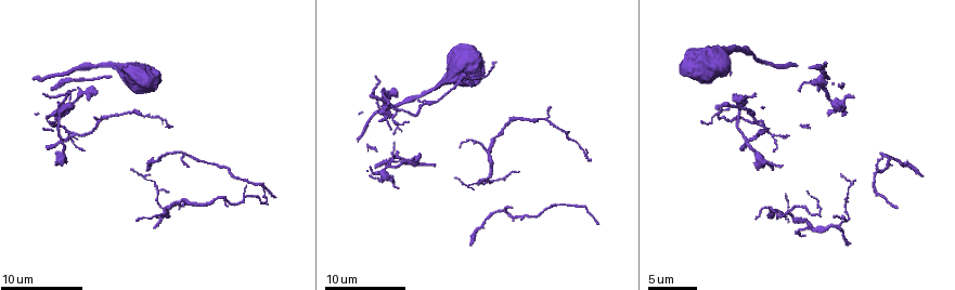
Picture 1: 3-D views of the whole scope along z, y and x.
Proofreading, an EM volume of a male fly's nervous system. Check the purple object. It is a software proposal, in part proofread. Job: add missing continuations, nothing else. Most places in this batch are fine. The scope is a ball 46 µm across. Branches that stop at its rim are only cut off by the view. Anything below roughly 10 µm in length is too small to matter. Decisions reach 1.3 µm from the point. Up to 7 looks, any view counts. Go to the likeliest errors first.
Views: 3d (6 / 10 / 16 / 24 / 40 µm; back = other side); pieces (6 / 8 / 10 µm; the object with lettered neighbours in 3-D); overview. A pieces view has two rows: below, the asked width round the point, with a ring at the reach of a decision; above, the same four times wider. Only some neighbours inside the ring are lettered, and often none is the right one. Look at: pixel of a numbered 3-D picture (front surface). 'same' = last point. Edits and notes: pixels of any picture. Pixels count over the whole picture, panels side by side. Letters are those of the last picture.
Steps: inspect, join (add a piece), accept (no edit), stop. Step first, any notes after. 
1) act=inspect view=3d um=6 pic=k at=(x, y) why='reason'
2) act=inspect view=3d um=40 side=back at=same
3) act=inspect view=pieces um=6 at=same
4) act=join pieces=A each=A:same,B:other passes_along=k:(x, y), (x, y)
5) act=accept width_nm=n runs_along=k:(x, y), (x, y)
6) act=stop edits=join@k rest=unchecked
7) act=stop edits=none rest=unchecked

act=inspect view=pieces um=8 pic=1 at=(493, 63) why='an open end'

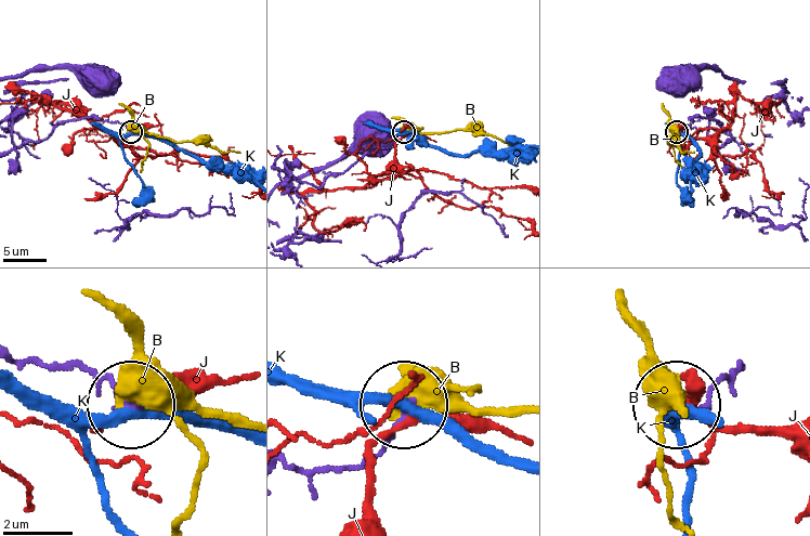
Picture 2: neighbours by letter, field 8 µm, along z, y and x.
act=accept width_nm=150 each=B:other,J:other,K:other found='no lettered piece goes on from it'

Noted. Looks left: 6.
act=inspect view=pieces um=8 pic=1 at=(432, 163)

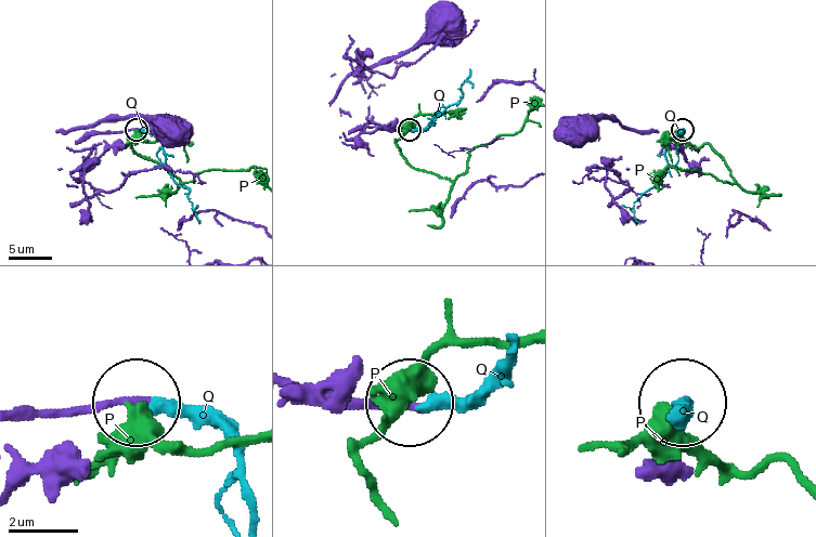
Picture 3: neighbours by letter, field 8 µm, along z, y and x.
act=join pieces=Q width_nm=210 each=P:other,Q:same passes_along=3:(151, 400), (192, 406), (218, 427), (238, 461), (250, 513) found='the neuron continues'

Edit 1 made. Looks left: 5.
act=inspect view=overview

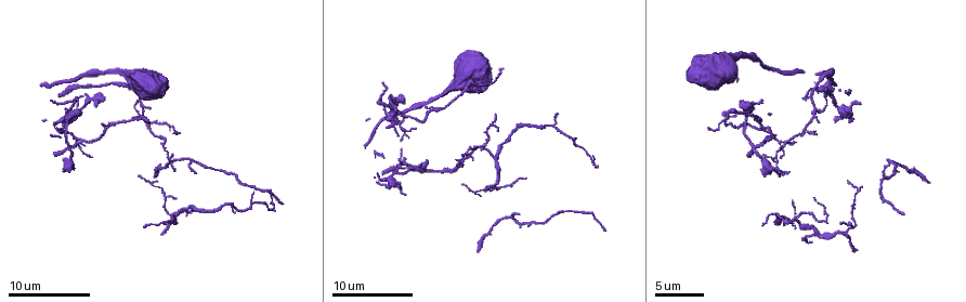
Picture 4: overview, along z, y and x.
act=inspect view=pieces um=10 pic=4 at=(193, 169) why='free end'

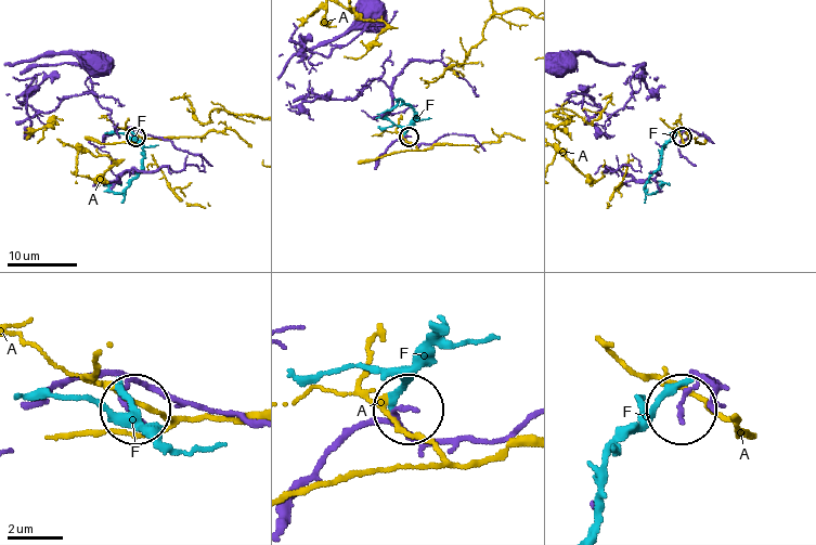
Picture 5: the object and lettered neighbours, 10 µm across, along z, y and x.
act=accept each=A:other,F:other found='no lettered piece goes on from it'

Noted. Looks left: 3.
act=stop edits=join@3 rest=unchecked

